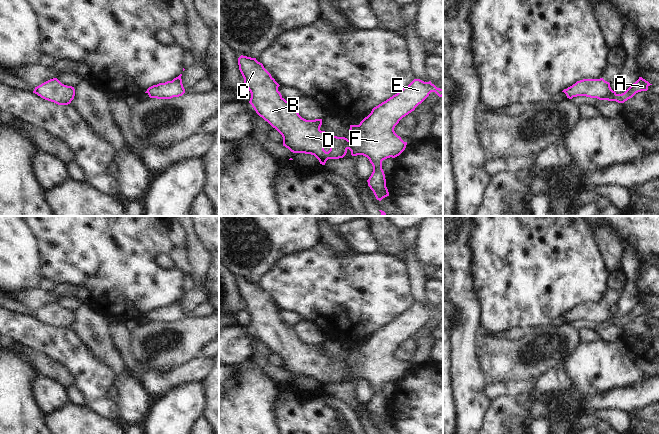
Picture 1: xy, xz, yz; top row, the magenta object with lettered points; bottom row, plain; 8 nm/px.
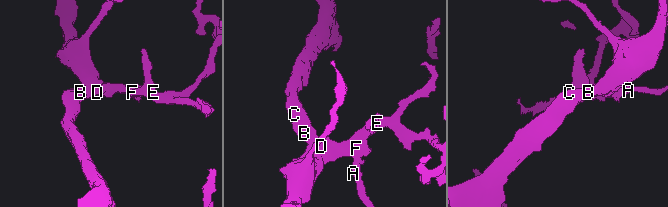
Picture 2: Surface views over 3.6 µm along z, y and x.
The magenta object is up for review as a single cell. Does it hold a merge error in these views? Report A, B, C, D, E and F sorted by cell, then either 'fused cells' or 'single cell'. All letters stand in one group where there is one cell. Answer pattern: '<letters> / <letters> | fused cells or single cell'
A B C D E F | single cell

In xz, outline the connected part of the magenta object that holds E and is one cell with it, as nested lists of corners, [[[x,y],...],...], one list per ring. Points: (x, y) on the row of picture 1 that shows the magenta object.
[[[241,55],[238,58],[238,65],[244,78],[244,86],[251,93],[249,103],[260,117],[282,135],[283,146],[293,153],[314,155],[322,165],[325,165],[328,159],[343,158],[348,149],[351,151],[352,156],[363,155],[367,157],[373,166],[373,172],[367,180],[368,186],[379,201],[389,196],[382,161],[399,156],[407,145],[407,142],[404,142],[395,133],[395,126],[403,117],[414,111],[431,92],[435,92],[439,97],[443,96],[443,89],[437,88],[431,81],[424,82],[420,79],[414,79],[397,94],[374,107],[359,125],[350,125],[349,135],[351,139],[348,140],[345,137],[337,137],[321,131],[322,119],[306,120],[302,118],[294,105],[282,97],[278,91],[280,85],[256,58]]]

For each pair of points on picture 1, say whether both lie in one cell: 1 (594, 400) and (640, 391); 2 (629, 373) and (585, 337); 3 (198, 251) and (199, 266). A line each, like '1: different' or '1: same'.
1: same
2: different
3: same

